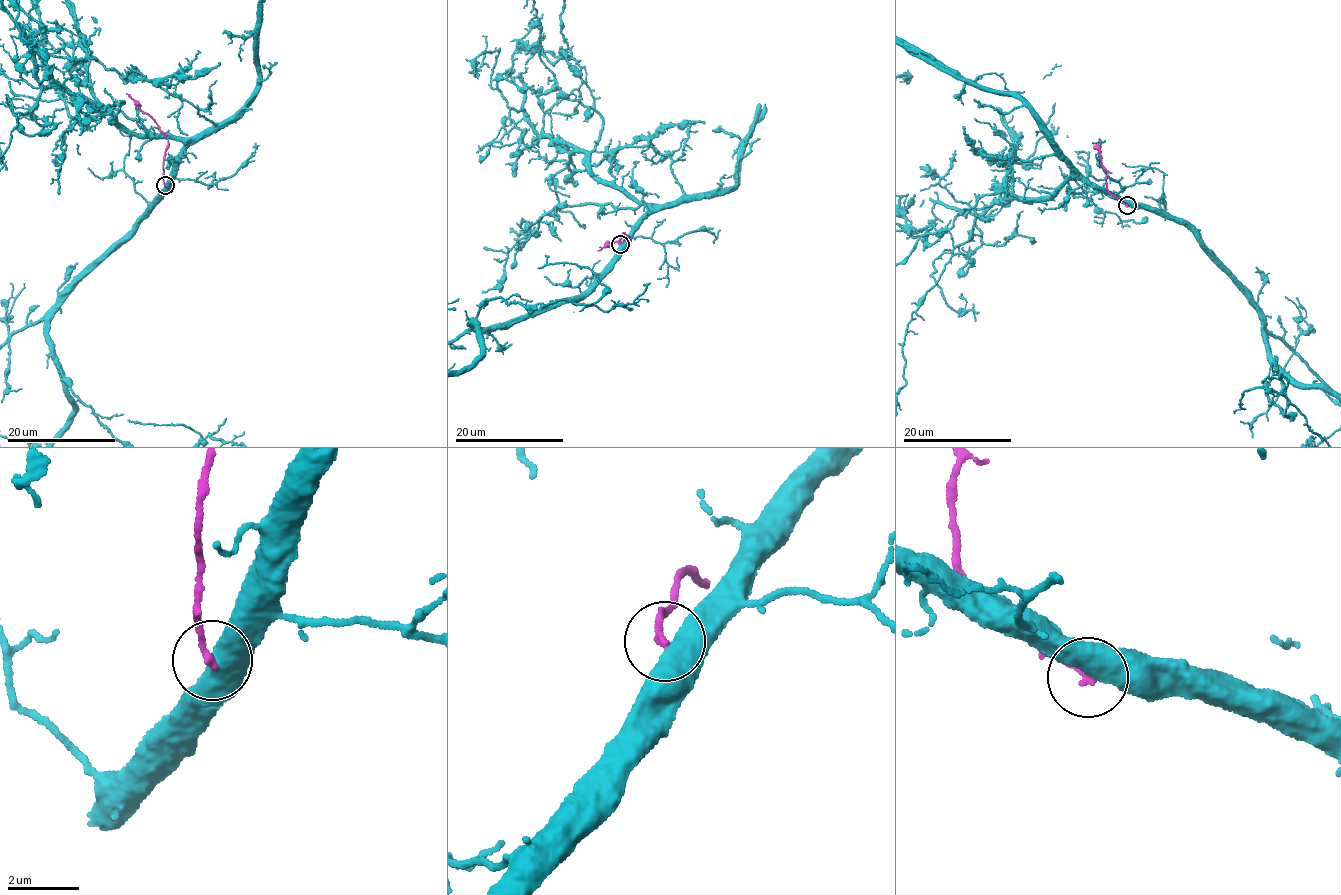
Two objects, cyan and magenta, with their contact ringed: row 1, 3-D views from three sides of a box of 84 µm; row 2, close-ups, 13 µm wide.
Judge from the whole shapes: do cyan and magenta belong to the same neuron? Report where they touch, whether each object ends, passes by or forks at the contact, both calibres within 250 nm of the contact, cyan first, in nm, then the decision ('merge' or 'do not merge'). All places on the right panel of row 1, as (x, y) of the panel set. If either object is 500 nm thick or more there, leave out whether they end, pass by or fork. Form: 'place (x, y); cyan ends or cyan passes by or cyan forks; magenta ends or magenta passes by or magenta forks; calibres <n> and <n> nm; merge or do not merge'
place (1127, 205); calibres 500 and 200 nm; do not merge

